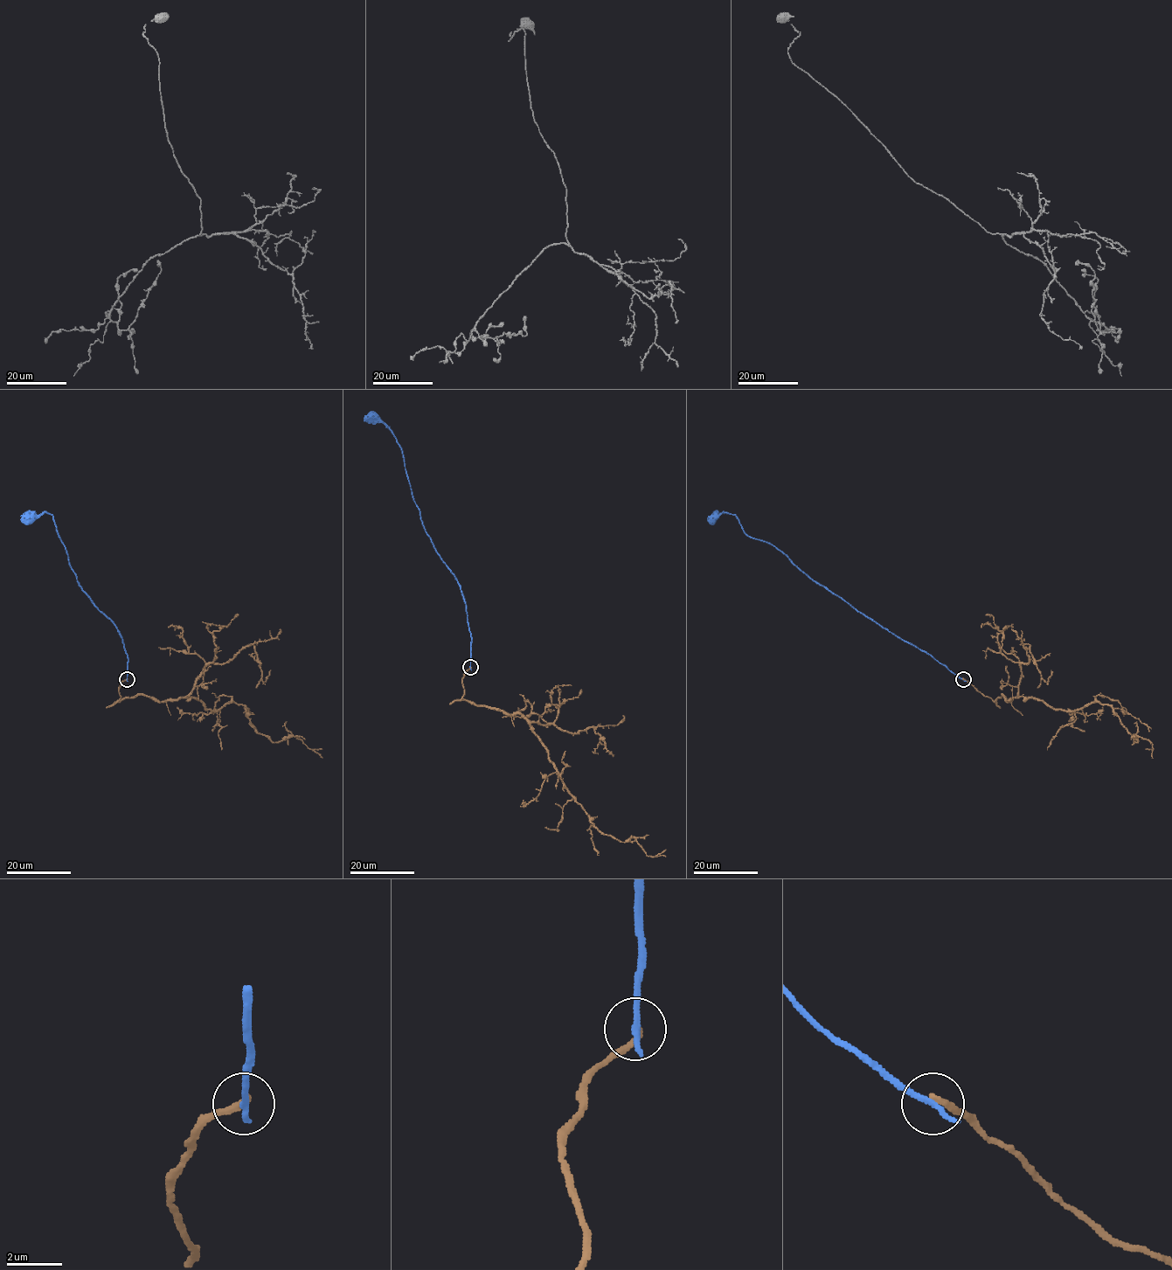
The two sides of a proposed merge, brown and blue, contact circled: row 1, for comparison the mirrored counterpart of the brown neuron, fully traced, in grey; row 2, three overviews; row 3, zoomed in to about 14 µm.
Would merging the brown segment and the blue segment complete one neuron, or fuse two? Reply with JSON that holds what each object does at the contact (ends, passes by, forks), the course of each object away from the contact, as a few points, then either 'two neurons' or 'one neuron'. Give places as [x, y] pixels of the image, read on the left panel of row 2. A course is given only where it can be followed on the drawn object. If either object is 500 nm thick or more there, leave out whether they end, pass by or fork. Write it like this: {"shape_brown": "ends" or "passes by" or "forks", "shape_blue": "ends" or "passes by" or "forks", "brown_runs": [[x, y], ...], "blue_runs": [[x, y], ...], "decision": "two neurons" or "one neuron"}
{"shape_brown": "ends", "shape_blue": "ends", "brown_runs": [[127, 679], [119, 700], [195, 697], [211, 710], [241, 704], [259, 733], [274, 742], [293, 735], [322, 758]], "blue_runs": [[127, 679], [128, 655], [117, 627], [93, 604], [78, 583], [53, 517], [42, 512], [27, 517]], "decision": "two neurons"}

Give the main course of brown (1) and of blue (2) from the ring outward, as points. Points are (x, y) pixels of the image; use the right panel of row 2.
1: (963, 679), (994, 700), (1034, 697), (1064, 710), (1107, 704), (1136, 742), (1135, 735), (1152, 743), (1153, 758)
2: (963, 679), (815, 583), (774, 546), (750, 537), (737, 517), (722, 512), (715, 517)

